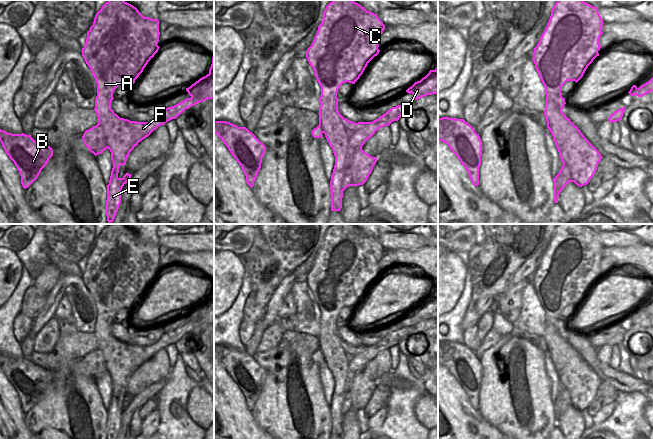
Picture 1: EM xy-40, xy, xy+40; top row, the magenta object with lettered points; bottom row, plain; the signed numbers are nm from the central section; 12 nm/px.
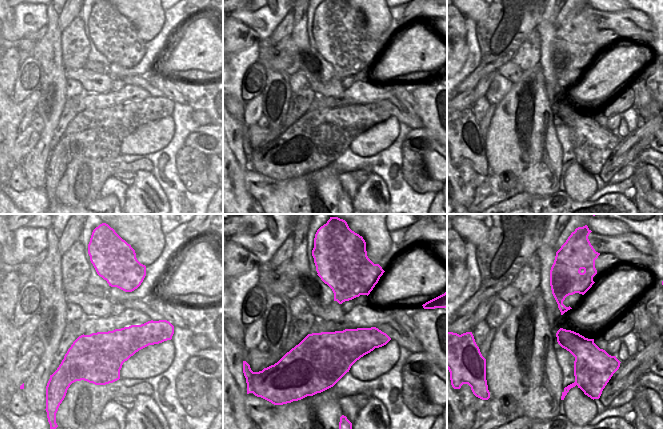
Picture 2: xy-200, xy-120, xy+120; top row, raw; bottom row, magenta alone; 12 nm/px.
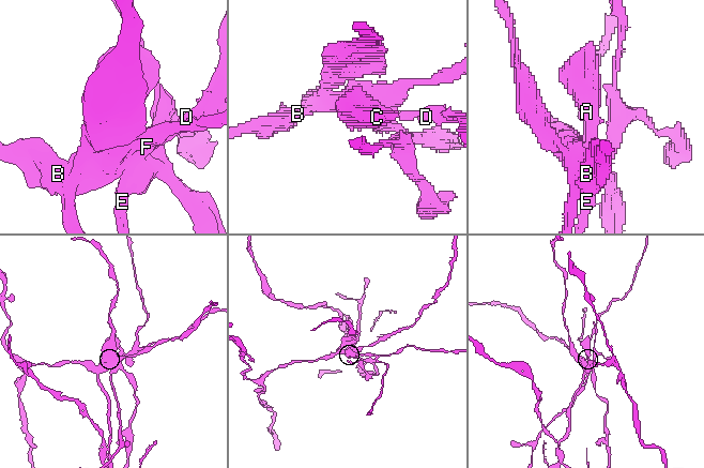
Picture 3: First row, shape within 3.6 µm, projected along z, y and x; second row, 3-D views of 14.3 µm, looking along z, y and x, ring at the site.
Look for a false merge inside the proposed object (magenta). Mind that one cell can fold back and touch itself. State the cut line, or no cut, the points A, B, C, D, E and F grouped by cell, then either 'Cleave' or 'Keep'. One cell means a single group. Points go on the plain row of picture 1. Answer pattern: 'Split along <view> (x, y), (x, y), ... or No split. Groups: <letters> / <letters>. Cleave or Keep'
Split along xy (333, 393), (346, 396), (350, 400), (353, 409). Groups: A B C D F / E. Cleave

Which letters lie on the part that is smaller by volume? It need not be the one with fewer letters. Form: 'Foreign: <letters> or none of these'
Foreign: E

